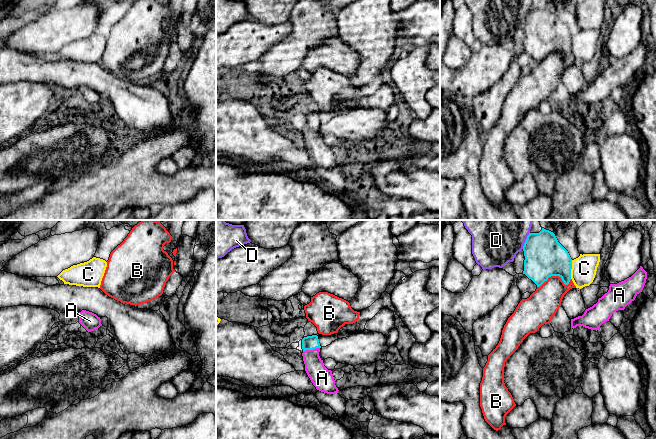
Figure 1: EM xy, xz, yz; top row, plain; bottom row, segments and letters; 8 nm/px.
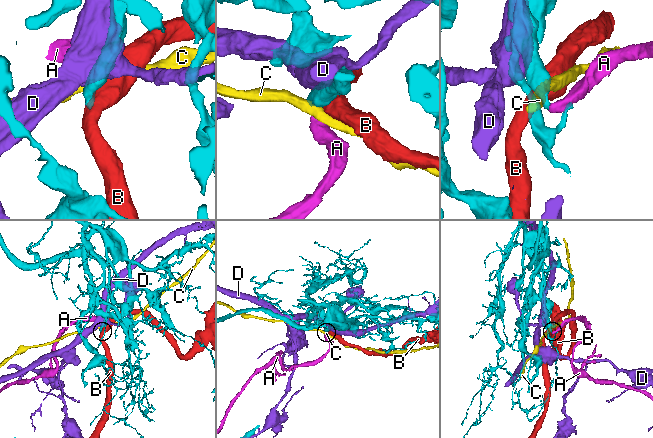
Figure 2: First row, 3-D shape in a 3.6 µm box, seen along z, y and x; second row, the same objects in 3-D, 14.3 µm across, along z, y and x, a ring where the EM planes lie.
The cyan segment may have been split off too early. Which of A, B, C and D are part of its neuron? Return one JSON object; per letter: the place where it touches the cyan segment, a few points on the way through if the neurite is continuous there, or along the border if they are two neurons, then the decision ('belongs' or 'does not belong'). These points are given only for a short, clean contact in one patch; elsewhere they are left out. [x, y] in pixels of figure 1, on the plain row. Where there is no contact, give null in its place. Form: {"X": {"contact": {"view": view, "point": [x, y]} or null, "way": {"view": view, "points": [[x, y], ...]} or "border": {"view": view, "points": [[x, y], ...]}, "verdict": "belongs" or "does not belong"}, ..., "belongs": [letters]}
{"A": {"contact": {"view": "xz", "point": [311, 125]}, "verdict": "belongs"}, "B": {"contact": {"view": "yz", "point": [555, 51]}, "verdict": "does not belong"}, "C": {"contact": {"view": "yz", "point": [571, 44]}, "border": {"view": "yz", "points": [[572, 36], [570, 54]]}, "verdict": "does not belong"}, "D": {"contact": {"view": "yz", "point": [526, 16]}, "verdict": "does not belong"}, "belongs": ["A"]}

